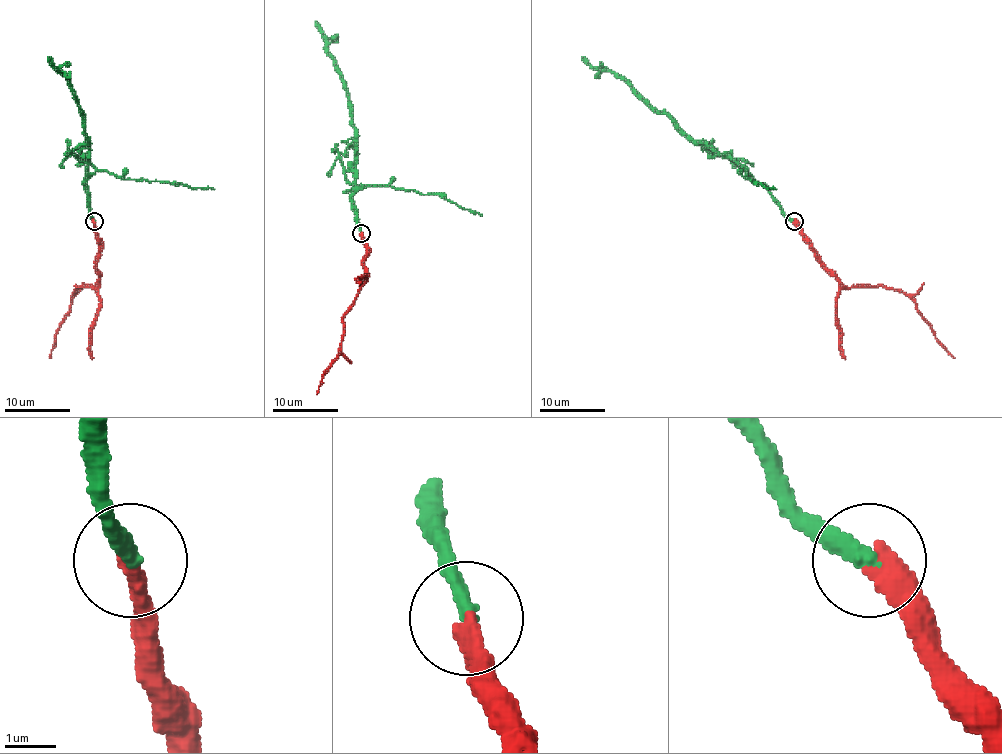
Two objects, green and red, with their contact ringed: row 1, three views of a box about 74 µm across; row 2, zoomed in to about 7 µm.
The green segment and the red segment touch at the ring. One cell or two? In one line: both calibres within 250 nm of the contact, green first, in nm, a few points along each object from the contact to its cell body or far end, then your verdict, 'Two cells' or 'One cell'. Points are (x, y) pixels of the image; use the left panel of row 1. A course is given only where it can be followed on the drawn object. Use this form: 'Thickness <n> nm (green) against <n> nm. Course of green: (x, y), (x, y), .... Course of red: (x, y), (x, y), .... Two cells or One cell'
Thickness 360 nm (green) against 480 nm. Course of green: (93, 222), (90, 192), (85, 184), (88, 143), (85, 117), (69, 81), (48, 57). Course of red: (93, 222), (98, 282), (95, 287), (75, 286), (70, 312), (56, 333), (49, 358). Two cells

